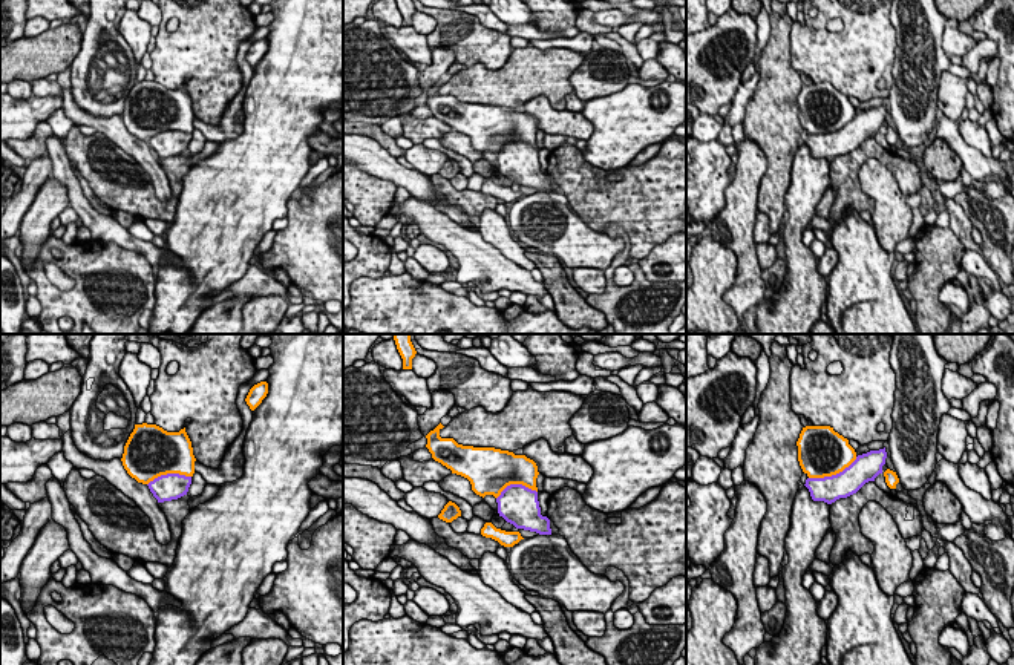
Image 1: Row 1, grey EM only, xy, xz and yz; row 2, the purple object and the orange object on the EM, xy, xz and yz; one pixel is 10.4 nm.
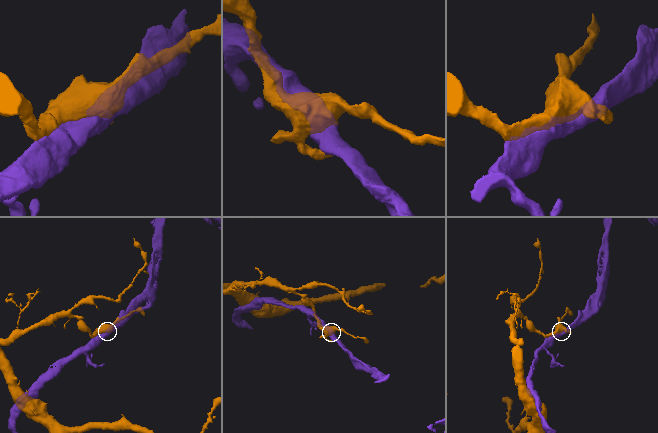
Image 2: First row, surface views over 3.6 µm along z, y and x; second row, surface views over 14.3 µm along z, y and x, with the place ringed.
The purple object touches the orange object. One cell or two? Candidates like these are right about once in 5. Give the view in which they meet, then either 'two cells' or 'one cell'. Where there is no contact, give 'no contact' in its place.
yz | two cells

